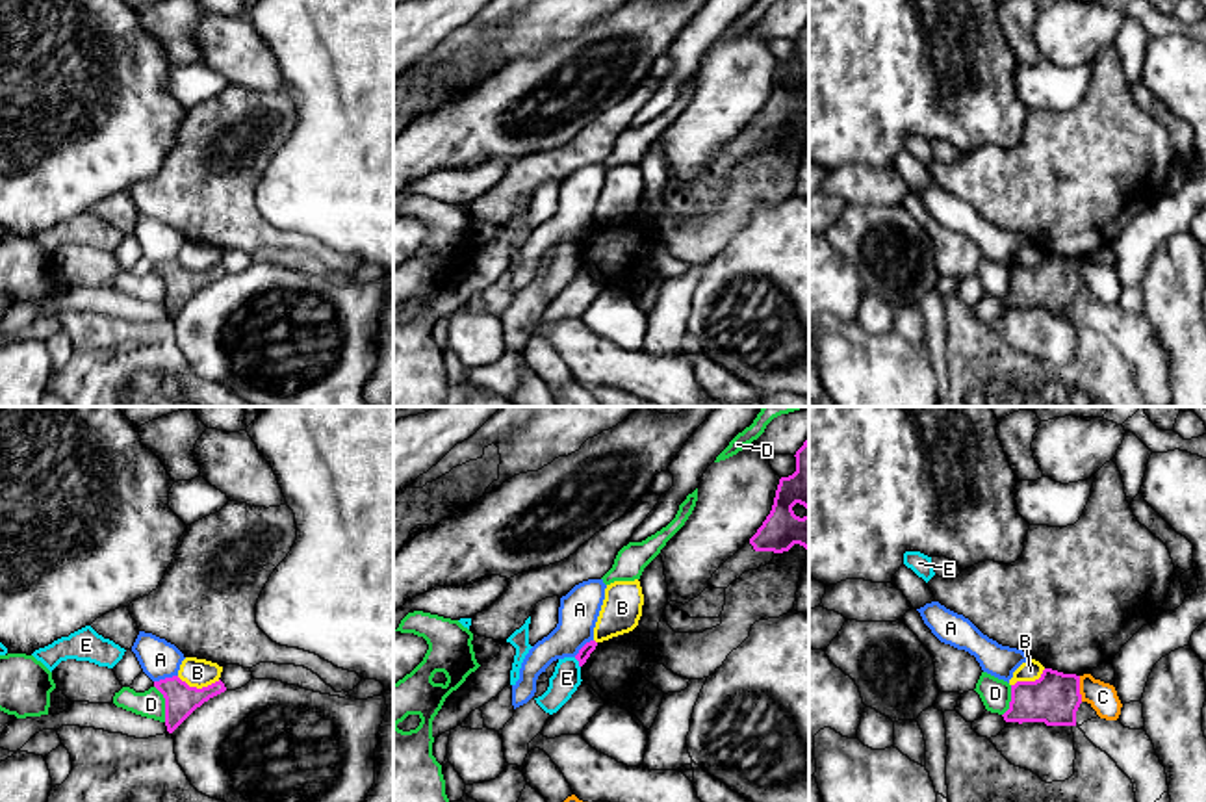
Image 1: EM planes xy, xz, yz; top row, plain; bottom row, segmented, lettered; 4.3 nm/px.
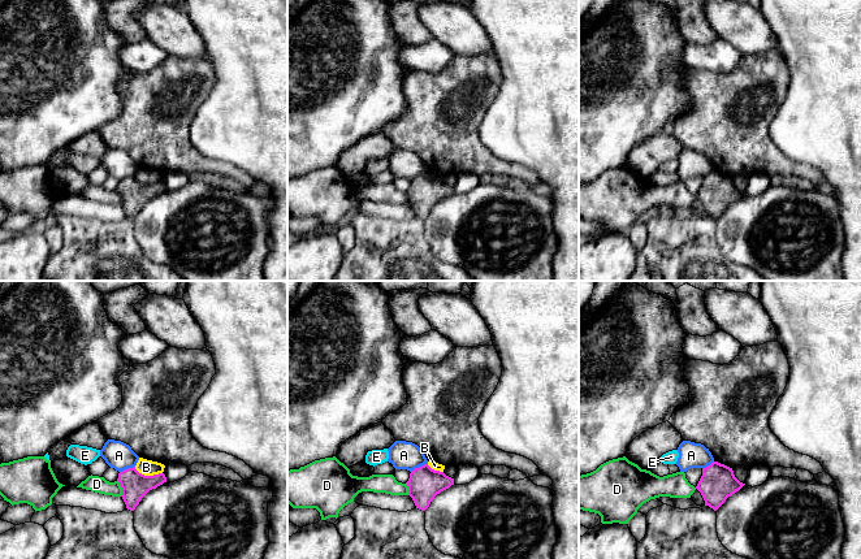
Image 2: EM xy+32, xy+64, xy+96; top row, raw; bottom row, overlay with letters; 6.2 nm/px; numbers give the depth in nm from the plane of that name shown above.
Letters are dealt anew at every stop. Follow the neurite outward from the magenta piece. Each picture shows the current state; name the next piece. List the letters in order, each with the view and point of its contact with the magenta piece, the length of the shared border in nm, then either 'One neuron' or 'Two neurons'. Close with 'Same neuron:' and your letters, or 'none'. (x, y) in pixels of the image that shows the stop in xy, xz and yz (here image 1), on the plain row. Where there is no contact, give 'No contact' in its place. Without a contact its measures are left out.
A: Touches magenta at xy (166, 262). Shared border 110 nm. Two neurons
B: Touches magenta at xy (199, 273). Shared border 190 nm. Two neurons
C: Touches magenta at yz (1078, 273). Shared border 110 nm. Two neurons
D: Touches magenta at xy (166, 288). Shared border 170 nm. Two neurons
E: Touches magenta at xz (579, 247). Shared border 50 nm. Two neurons
Same neuron: none

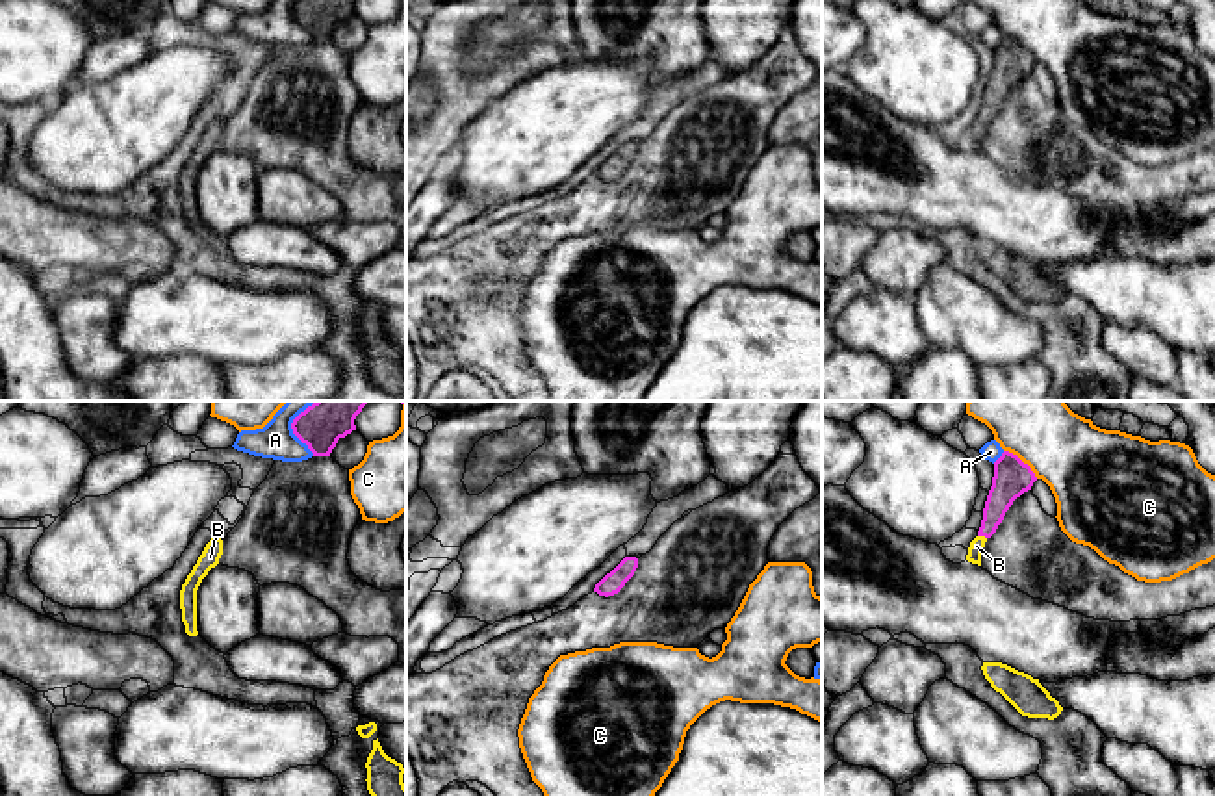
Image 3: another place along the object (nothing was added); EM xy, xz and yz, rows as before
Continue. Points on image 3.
A: Touches magenta at xy (297, 21). Shared border 190 nm. Two neurons
B: Touches magenta at yz (982, 119). Shared border 40 nm. One neuron
C: Touches magenta at yz (1021, 45). Shared border 200 nm. Two neurons
Same neuron: B

